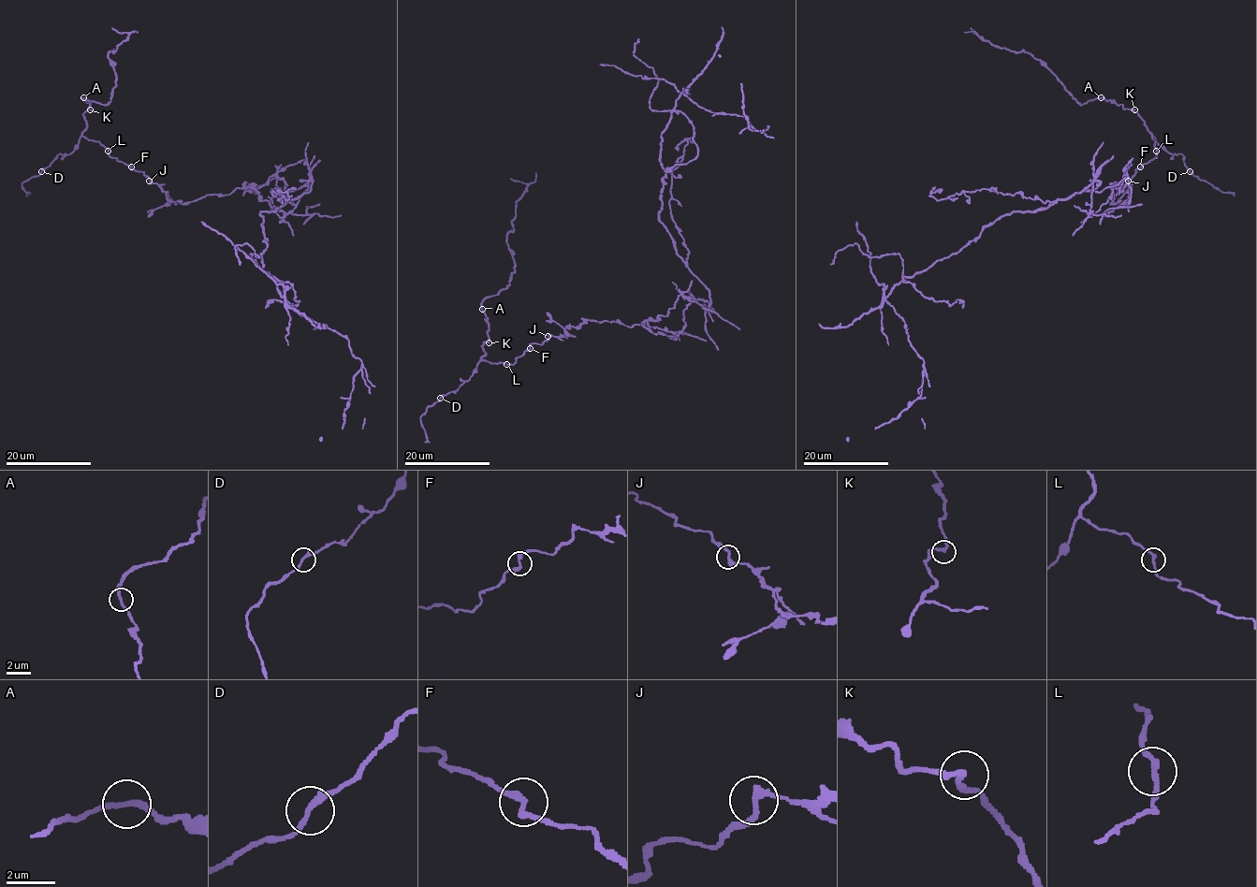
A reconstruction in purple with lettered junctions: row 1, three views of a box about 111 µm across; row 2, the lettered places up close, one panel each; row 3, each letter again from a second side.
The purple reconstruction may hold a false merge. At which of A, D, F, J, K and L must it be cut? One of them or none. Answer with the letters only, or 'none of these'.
J

